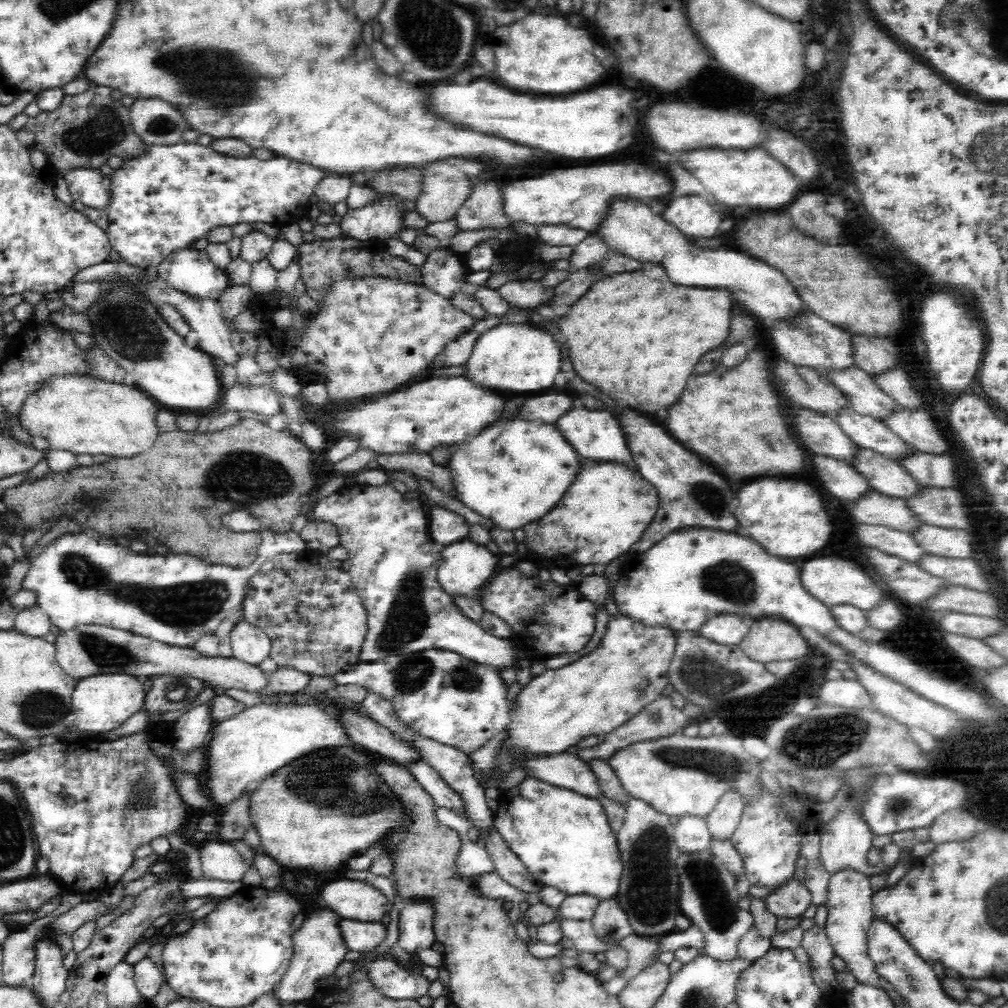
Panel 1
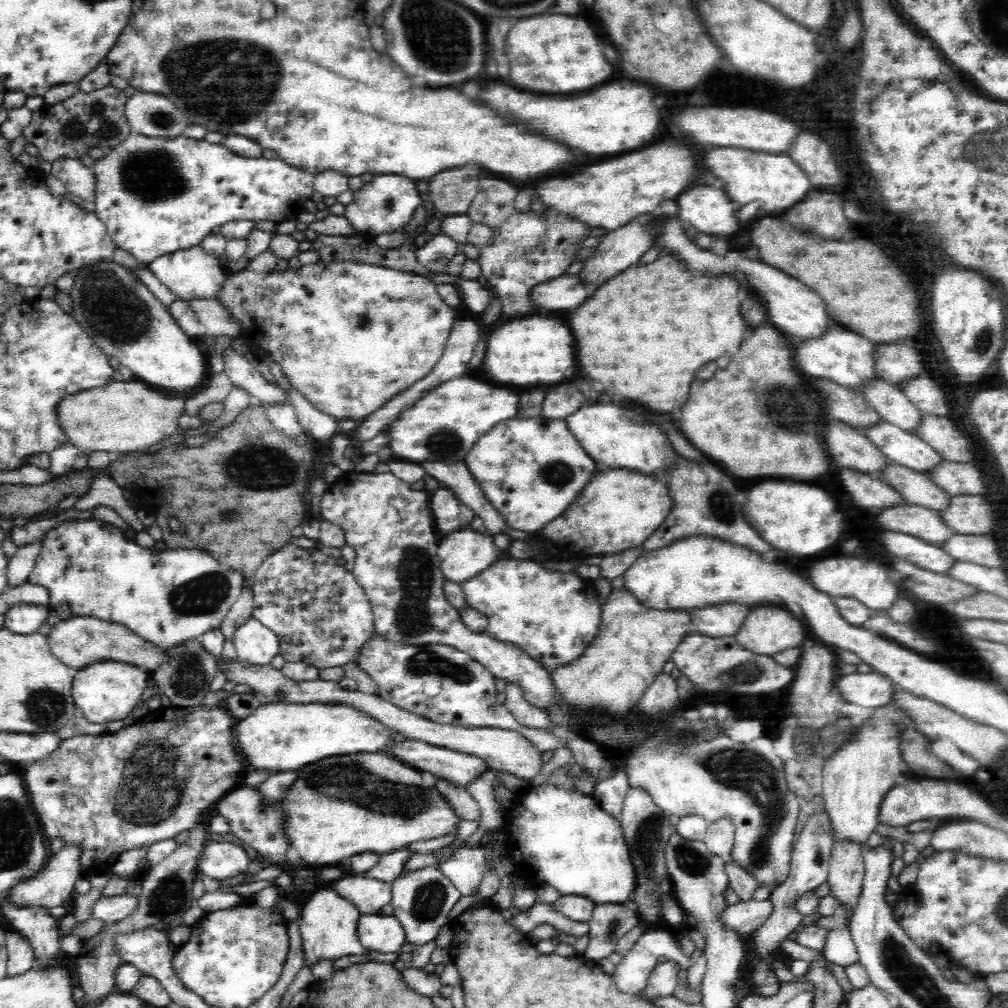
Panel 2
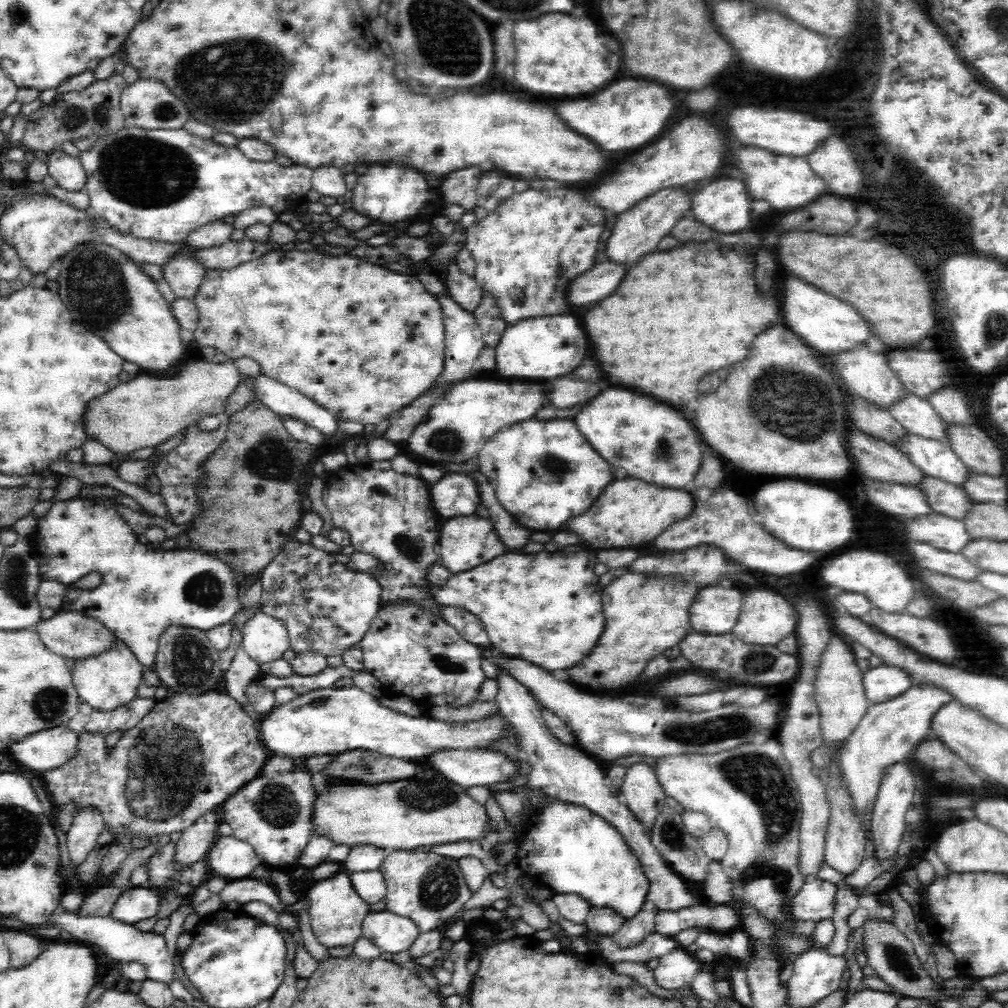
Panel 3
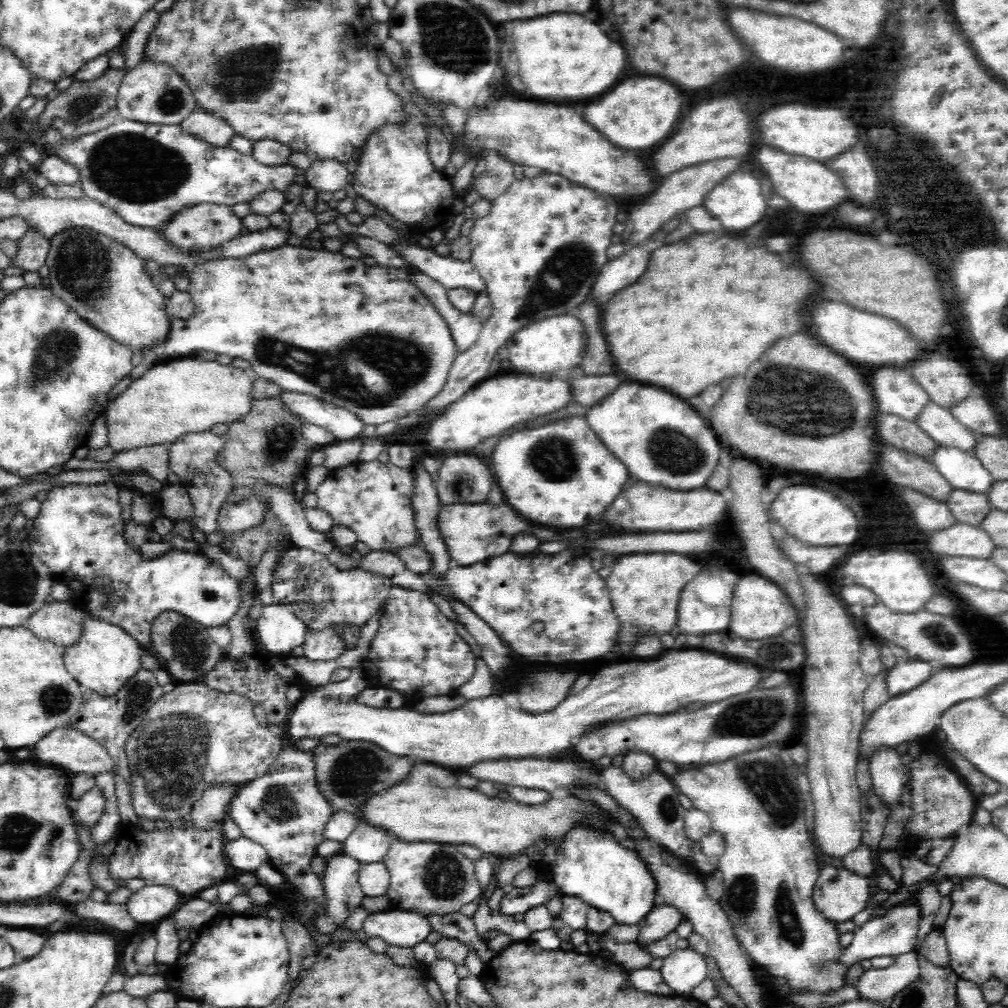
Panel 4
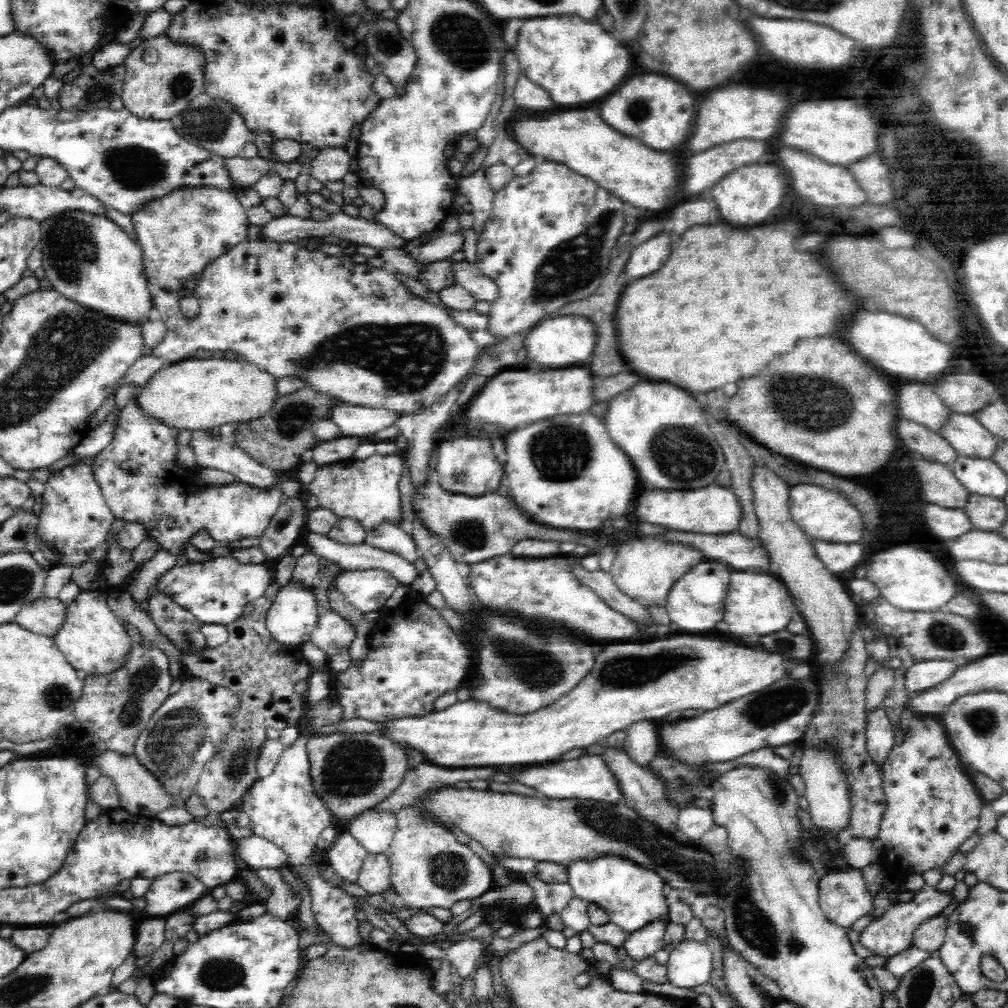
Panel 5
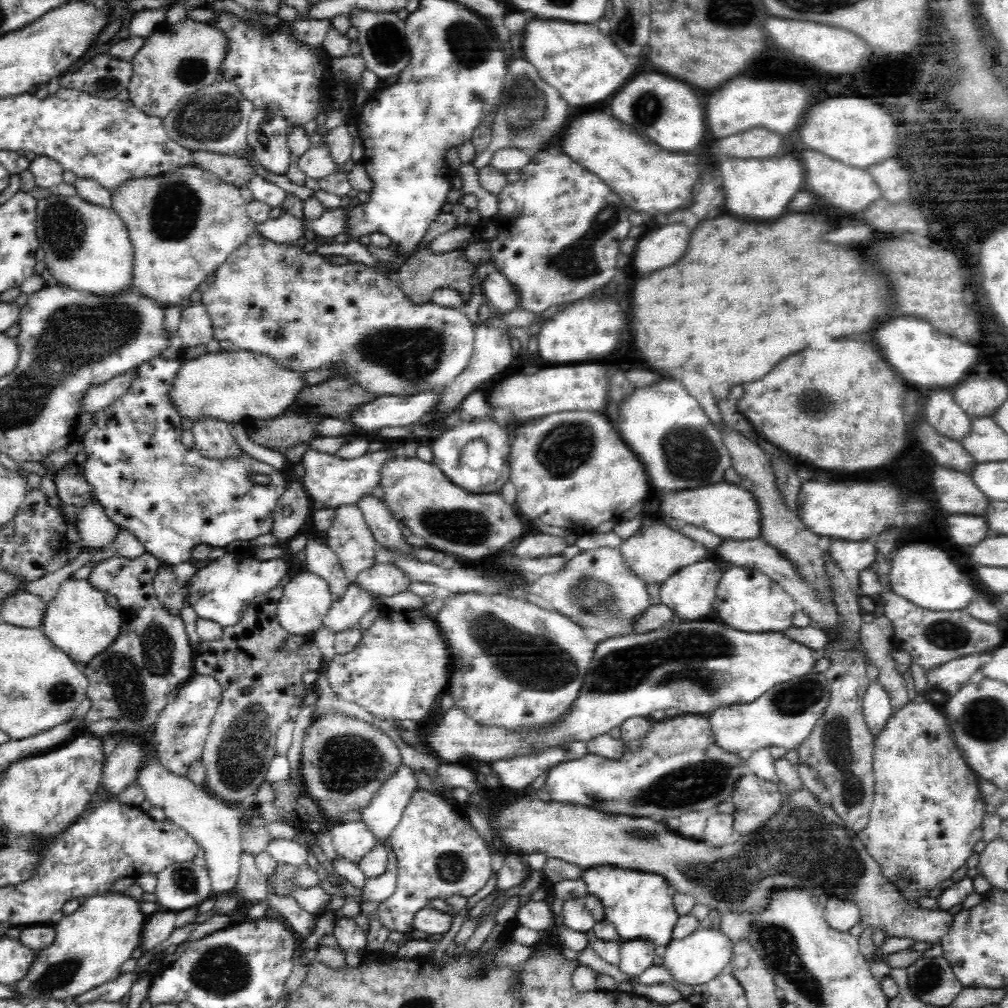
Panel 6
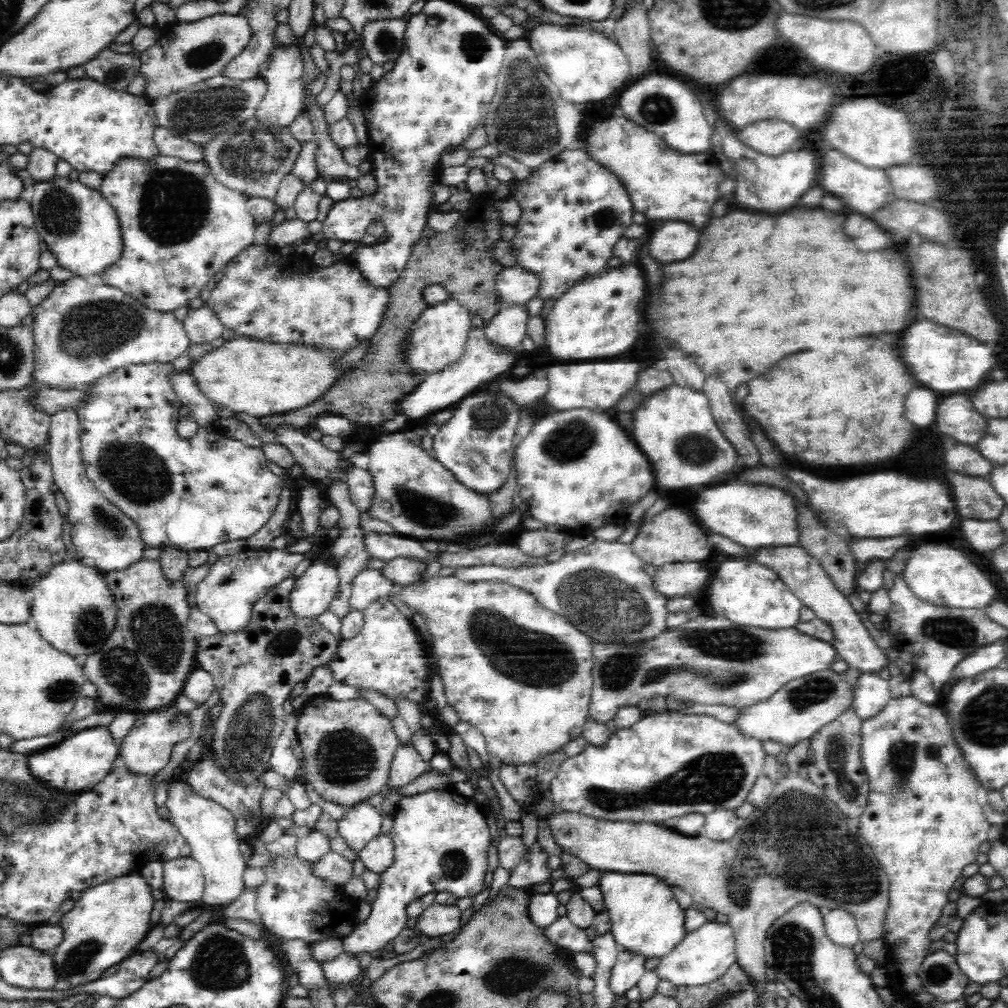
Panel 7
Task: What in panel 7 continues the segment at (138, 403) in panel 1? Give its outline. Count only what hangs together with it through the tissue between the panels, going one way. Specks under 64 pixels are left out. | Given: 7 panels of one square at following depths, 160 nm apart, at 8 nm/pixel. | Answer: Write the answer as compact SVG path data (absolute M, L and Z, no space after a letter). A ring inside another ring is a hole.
M237 336L225 343L213 352L202 356L200 360L193 362L188 368L194 383L198 385L200 392L218 408L224 408L229 415L247 414L254 418L281 415L285 412L298 410L308 404L312 404L318 396L336 383L342 374L334 369L333 363L342 353L334 353L332 349L314 349L308 345L276 344L254 340L253 337Z

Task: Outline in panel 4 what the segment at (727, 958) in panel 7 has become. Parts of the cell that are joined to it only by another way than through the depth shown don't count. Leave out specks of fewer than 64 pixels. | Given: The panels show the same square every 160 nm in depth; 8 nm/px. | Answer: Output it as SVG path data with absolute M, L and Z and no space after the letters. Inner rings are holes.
M676 949L663 959L658 969L664 983L678 995L691 995L691 990L707 978L705 955L694 949Z

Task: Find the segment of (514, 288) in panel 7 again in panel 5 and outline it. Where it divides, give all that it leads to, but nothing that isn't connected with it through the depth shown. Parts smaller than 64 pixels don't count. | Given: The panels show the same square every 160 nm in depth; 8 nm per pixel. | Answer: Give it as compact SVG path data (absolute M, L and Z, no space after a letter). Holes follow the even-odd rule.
M465 260L453 262L452 271L456 284L464 287L476 300L488 300L491 303L498 296L496 283L484 276L474 263Z

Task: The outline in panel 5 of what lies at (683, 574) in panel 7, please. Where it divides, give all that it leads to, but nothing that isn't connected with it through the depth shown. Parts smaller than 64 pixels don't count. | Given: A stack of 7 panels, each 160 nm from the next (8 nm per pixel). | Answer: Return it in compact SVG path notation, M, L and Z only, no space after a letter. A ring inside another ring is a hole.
M704 562L691 569L681 580L675 582L667 596L665 609L671 622L677 624L684 632L708 632L722 622L725 613L727 586L730 584L730 570L716 562Z

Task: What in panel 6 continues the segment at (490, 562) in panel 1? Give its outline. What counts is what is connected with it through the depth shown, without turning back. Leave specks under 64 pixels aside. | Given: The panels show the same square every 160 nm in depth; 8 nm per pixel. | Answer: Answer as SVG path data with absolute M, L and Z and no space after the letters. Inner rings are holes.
M391 458L379 469L384 504L402 520L413 534L418 534L435 551L458 556L466 563L480 563L494 558L524 536L526 528L516 516L518 510L502 498L500 492L477 495L455 485L441 469L412 458Z

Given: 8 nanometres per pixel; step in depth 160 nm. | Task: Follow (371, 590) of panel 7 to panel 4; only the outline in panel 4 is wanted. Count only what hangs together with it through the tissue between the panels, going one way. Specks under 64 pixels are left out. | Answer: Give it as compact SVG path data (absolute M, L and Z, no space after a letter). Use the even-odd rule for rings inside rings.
M322 630L322 632L306 632L304 636L303 656L315 663L335 659L344 652L344 640L335 630Z

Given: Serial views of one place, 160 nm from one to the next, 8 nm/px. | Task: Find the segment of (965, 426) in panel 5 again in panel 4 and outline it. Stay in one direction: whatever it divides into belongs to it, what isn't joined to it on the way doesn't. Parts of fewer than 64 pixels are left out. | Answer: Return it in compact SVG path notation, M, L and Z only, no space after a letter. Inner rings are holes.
M931 400L912 422L916 423L934 443L940 446L971 452L974 444L977 443L976 436L965 425L960 424L949 409L938 406Z

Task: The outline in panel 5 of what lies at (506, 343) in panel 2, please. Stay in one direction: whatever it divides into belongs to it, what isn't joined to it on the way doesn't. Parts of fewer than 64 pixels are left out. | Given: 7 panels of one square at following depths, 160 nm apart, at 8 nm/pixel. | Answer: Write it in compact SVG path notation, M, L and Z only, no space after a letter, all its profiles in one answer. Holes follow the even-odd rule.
M560 315L548 316L528 329L522 347L526 351L526 364L542 364L550 370L558 370L586 362L588 356L593 354L594 344L596 344L596 328L589 318Z

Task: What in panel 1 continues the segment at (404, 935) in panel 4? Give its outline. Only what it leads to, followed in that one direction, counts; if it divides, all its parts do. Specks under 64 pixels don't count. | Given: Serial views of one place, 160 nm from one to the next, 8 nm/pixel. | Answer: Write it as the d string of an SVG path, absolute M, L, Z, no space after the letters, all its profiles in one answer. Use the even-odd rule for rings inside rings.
M338 918L338 931L346 950L370 952L386 936L386 927L378 921L344 920Z

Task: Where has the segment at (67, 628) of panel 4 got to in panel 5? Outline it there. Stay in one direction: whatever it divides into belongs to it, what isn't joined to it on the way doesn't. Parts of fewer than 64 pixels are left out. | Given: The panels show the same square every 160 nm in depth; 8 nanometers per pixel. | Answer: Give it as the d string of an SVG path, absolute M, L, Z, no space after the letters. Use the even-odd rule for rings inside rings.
M42 597L22 607L16 616L20 627L34 634L54 638L67 618L67 606L59 599Z

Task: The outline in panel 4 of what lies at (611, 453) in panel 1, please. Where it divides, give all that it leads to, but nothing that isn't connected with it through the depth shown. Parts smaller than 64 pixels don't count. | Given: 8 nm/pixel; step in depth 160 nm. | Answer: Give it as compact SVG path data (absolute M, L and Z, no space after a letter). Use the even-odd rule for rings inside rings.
M618 386L600 404L588 408L584 417L606 448L625 464L628 474L655 487L675 491L704 487L716 462L725 454L717 433L692 406L658 388Z

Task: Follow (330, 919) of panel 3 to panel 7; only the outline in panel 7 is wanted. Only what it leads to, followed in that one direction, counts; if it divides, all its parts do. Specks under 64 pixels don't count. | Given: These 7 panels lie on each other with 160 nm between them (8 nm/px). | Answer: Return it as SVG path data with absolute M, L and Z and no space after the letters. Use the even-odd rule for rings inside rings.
M366 801L350 807L344 818L337 822L338 835L356 854L381 835L382 815Z

